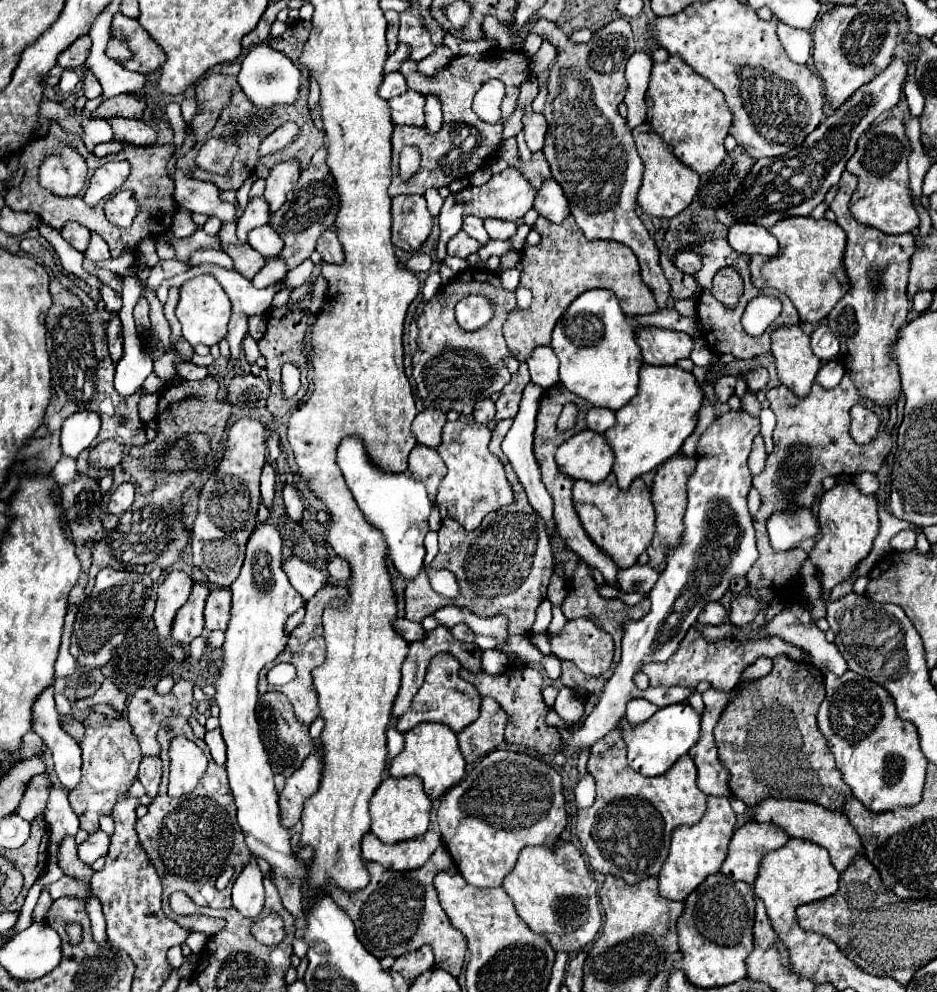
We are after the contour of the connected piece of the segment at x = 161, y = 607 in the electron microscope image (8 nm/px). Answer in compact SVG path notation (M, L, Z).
M171 571L165 581L157 589L157 609L155 609L155 625L161 637L171 635L171 625L177 611L185 605L191 593L193 579L183 571Z

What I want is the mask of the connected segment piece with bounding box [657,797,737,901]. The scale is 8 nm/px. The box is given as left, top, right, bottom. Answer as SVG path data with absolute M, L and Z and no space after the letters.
M707 797L707 809L701 821L693 827L679 827L671 837L669 857L665 859L659 873L659 895L671 901L685 901L691 891L695 891L707 875L721 869L727 857L727 845L735 831L735 813L729 805L729 797Z

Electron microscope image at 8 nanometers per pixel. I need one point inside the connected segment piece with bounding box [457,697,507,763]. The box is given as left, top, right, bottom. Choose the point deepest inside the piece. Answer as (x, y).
(482, 736)

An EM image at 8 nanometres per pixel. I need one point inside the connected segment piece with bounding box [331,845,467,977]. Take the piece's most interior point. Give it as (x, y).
(398, 911)

